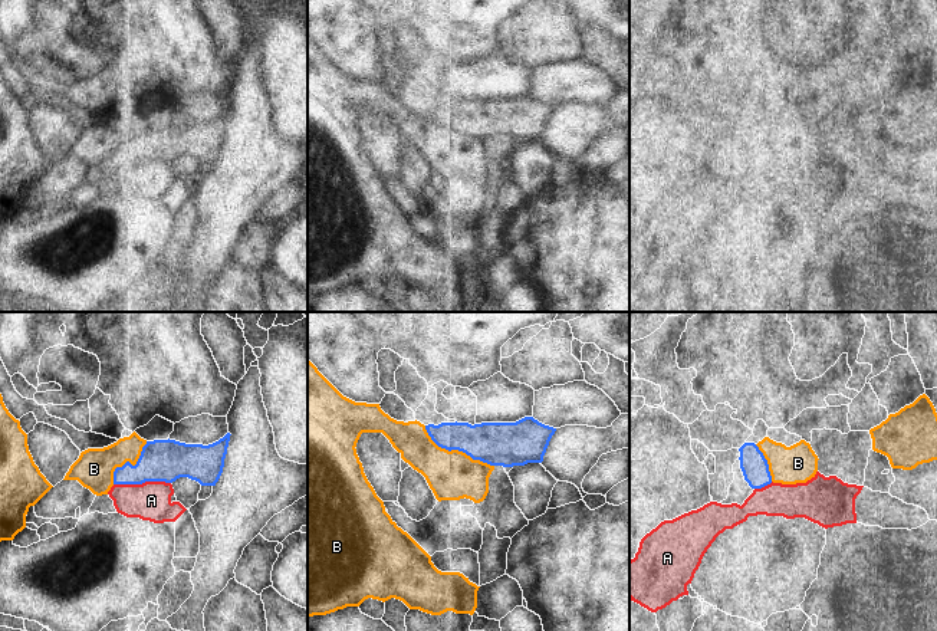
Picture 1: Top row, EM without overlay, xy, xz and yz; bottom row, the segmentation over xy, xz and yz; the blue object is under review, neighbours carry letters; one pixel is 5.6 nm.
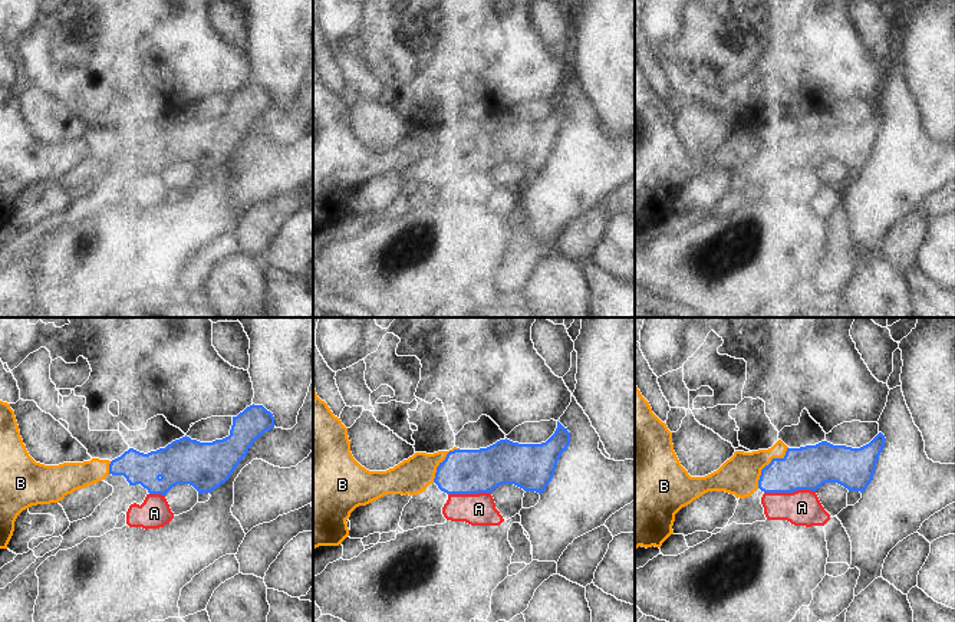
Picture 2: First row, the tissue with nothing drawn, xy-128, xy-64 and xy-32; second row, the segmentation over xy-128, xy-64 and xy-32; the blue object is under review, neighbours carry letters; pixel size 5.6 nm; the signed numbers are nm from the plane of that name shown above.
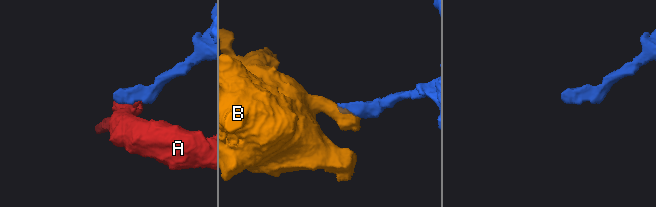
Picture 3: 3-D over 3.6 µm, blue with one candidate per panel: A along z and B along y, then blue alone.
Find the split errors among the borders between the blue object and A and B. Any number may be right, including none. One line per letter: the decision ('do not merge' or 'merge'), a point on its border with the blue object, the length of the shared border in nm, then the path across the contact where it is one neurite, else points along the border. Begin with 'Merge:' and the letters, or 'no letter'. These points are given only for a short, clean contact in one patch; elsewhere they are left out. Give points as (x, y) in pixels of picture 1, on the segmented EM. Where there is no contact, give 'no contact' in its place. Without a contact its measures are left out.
Merge: no letter
A: do not merge; meets blue in xy at (141, 483); contact 320 nm long; border along xy (170, 482), (114, 485)
B: do not merge; meets blue in xz at (456, 449); contact 460 nm long; border along xz (424, 426), (439, 446), (462, 450), (493, 466)

